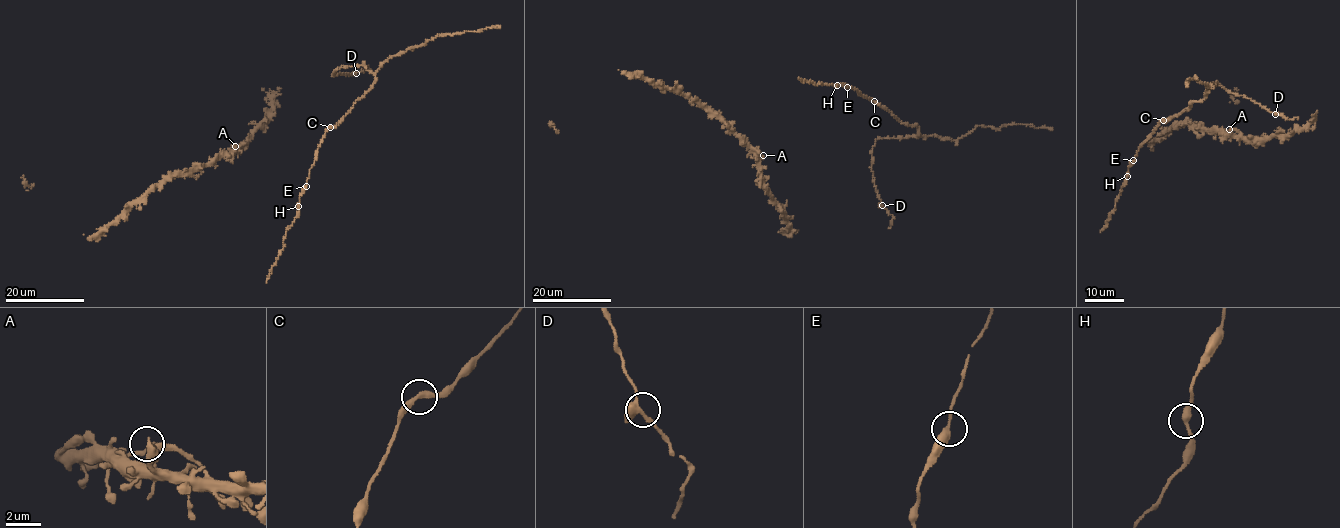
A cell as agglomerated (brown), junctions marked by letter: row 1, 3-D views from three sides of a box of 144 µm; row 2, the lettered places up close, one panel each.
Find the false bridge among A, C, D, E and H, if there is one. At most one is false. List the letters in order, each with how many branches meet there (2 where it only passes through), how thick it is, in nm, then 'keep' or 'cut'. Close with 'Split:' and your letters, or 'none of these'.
A: 2 branches meet; 340 nm thick; keep
C: 2 branches meet; 280 nm thick; keep
D: 2 branches meet; 420 nm thick; keep
E: 2 branches meet; 360 nm thick; keep
H: 2 branches meet; 280 nm thick; keep
Split: none of these

